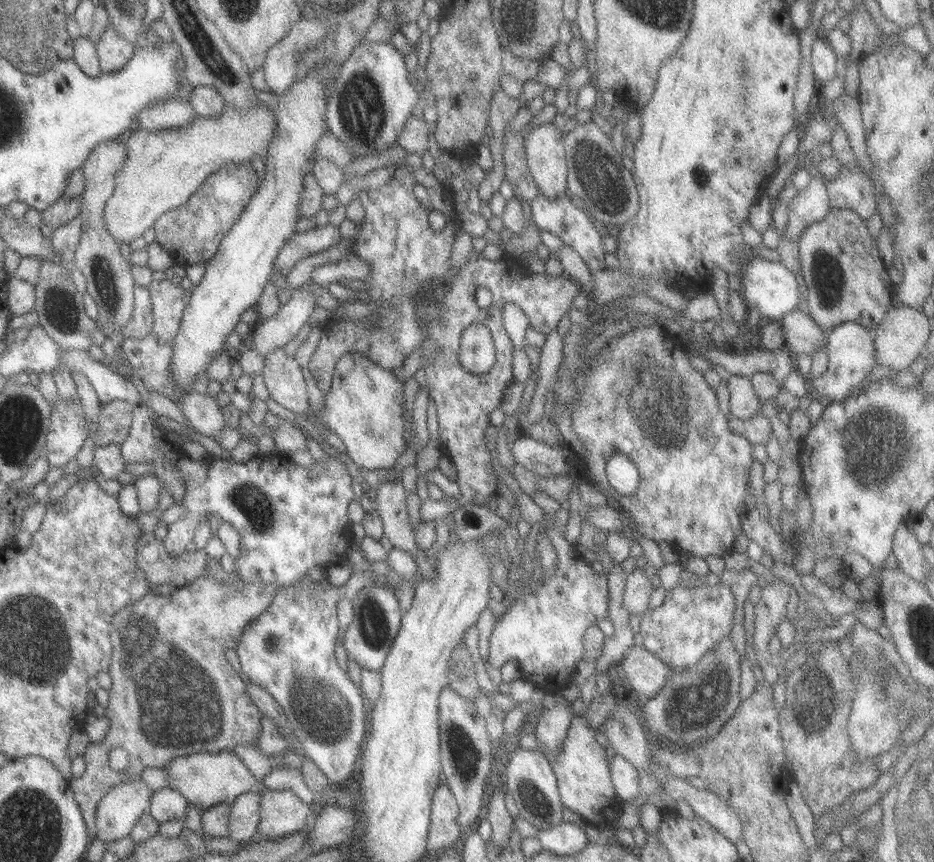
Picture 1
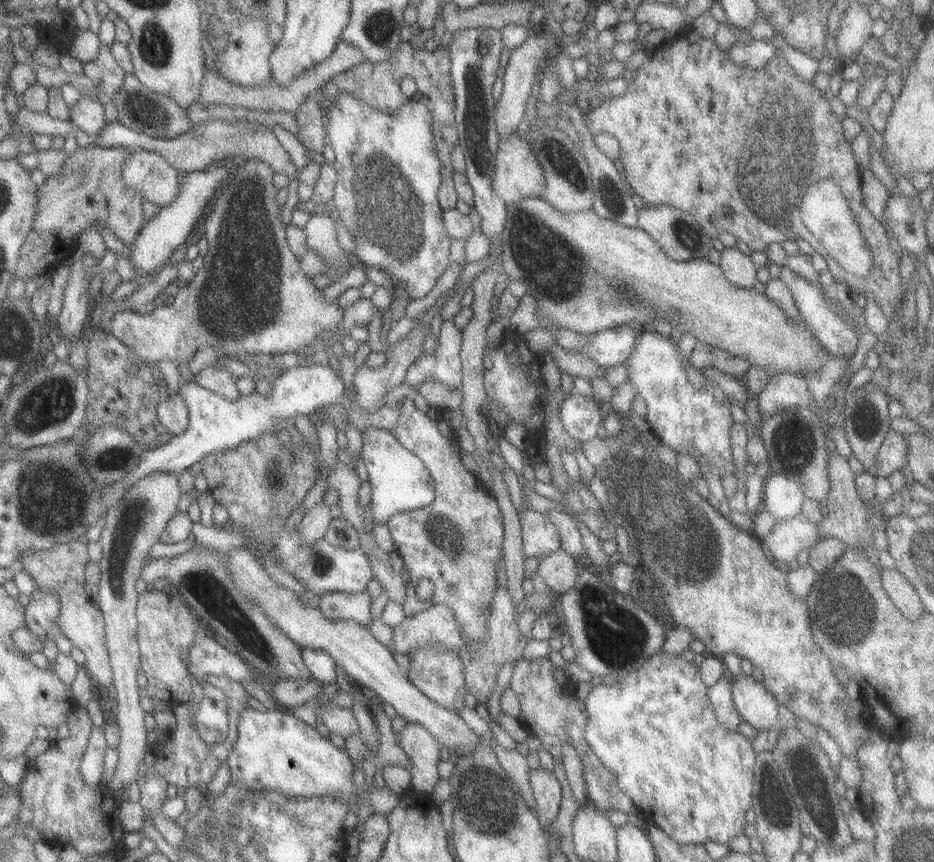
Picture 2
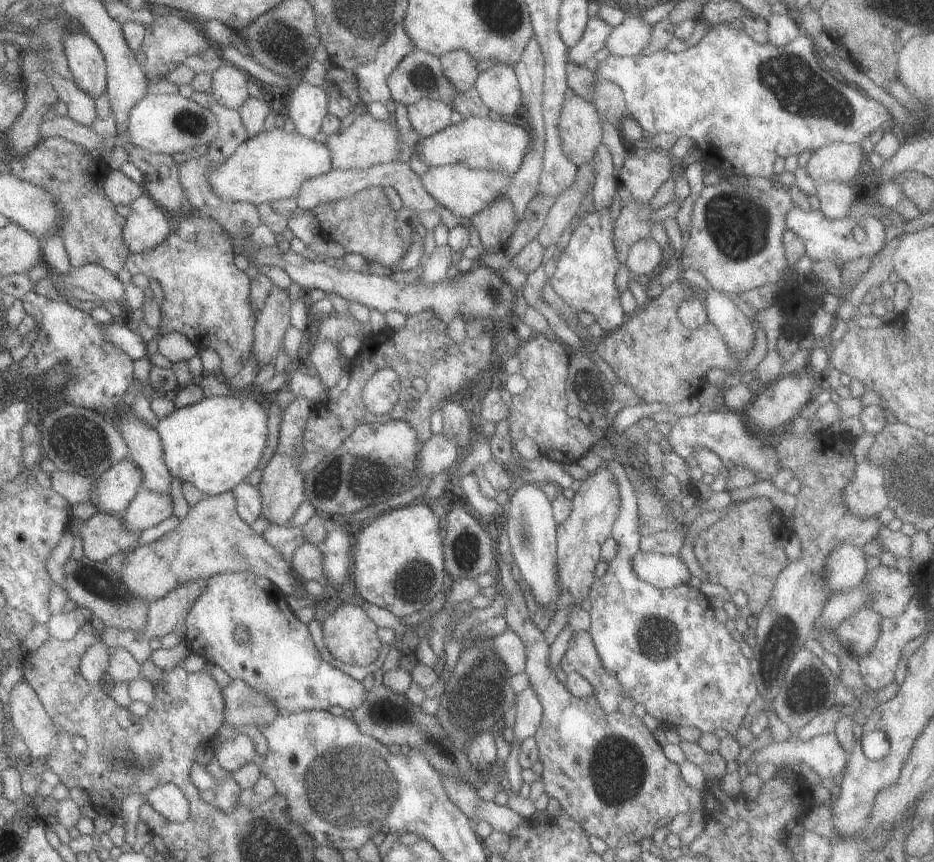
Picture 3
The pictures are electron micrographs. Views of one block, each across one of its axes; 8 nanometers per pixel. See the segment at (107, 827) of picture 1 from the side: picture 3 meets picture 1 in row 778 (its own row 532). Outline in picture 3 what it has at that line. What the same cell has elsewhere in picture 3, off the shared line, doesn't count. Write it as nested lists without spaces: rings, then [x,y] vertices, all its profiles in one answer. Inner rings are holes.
[[[139,488],[118,517],[126,531],[140,533],[169,518],[171,510],[171,497],[168,494]]]

